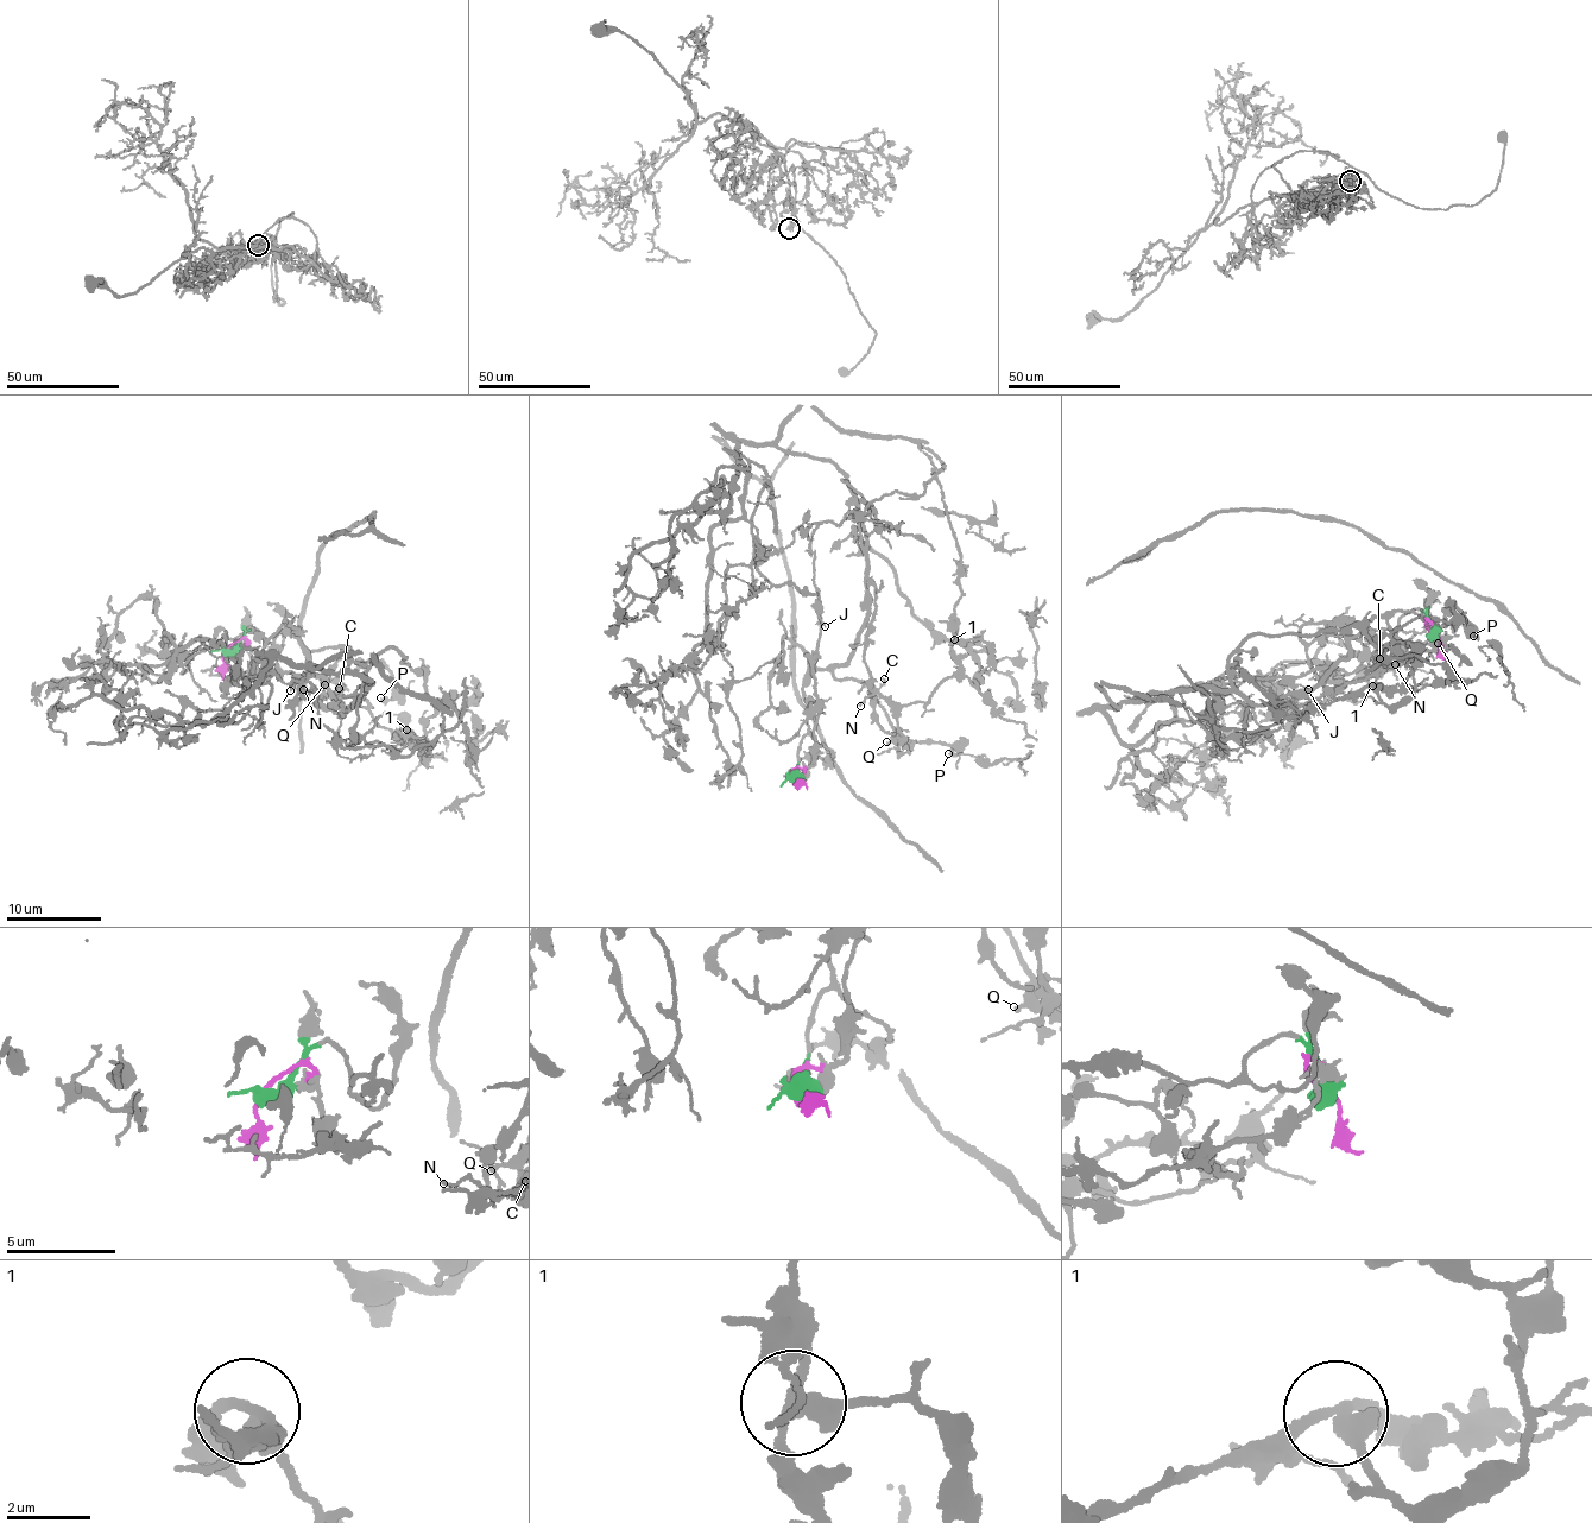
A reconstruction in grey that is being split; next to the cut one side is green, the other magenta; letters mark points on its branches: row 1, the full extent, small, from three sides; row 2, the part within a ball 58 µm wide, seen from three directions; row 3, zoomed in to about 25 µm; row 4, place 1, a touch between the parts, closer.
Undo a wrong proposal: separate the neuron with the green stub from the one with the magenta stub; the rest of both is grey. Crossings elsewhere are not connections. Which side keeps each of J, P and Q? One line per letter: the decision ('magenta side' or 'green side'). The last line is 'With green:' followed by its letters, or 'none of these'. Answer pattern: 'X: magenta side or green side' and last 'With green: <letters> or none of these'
J: magenta side
P: green side
Q: green side
With green: P, Q

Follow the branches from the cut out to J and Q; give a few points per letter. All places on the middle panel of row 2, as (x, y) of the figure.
J: (793, 781), (794, 769), (814, 764), (819, 705), (812, 652), (817, 649), (821, 614), (826, 627)
Q: (793, 781), (808, 726), (803, 683), (819, 670), (865, 682), (894, 732), (885, 741)

